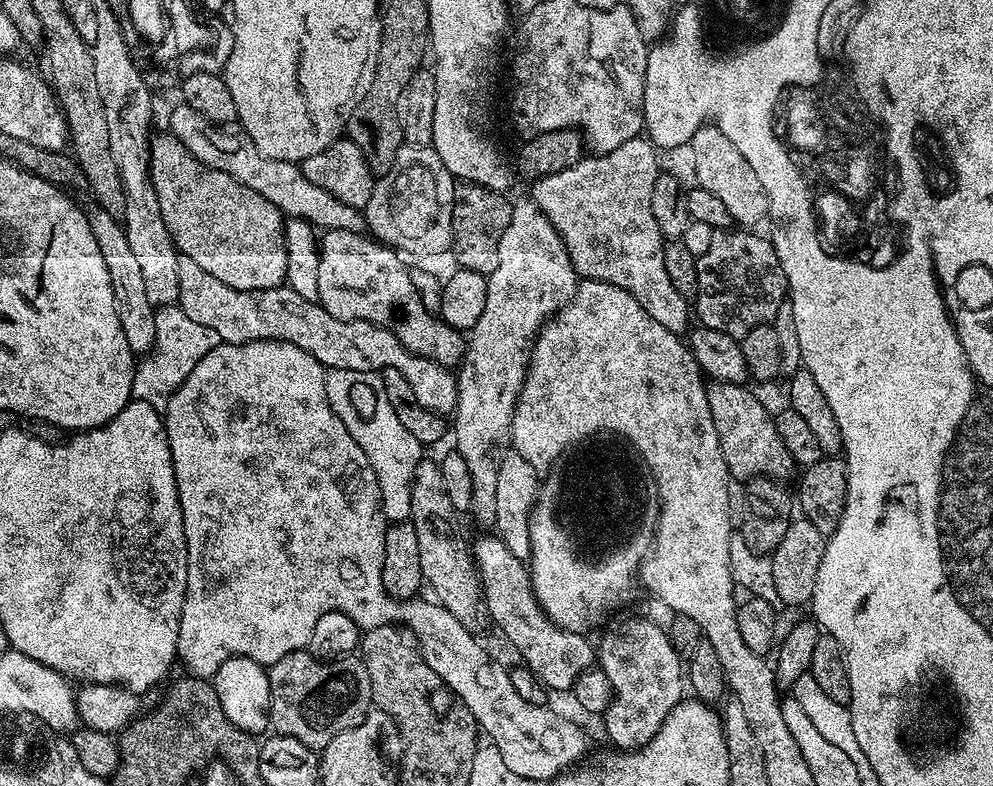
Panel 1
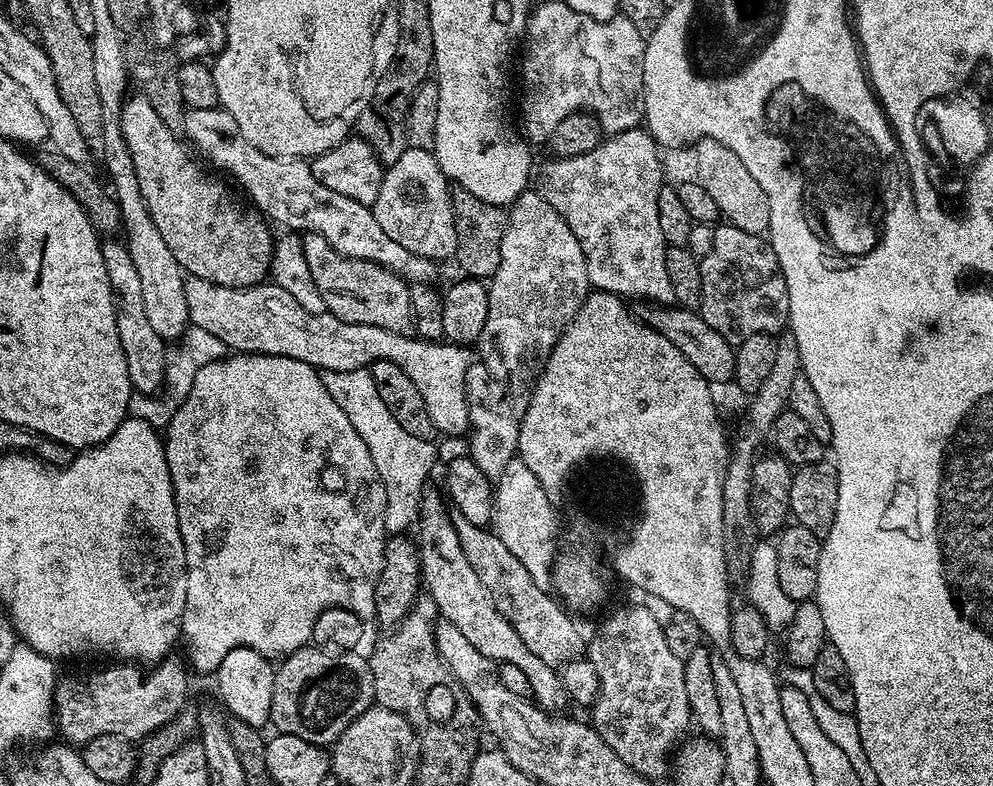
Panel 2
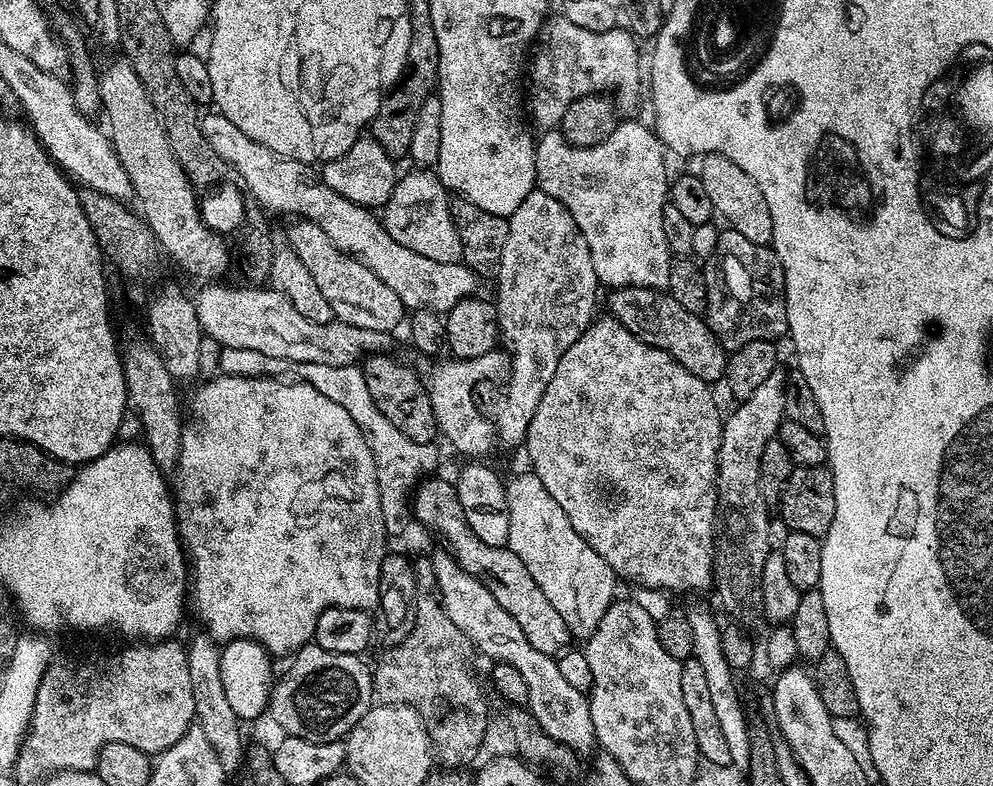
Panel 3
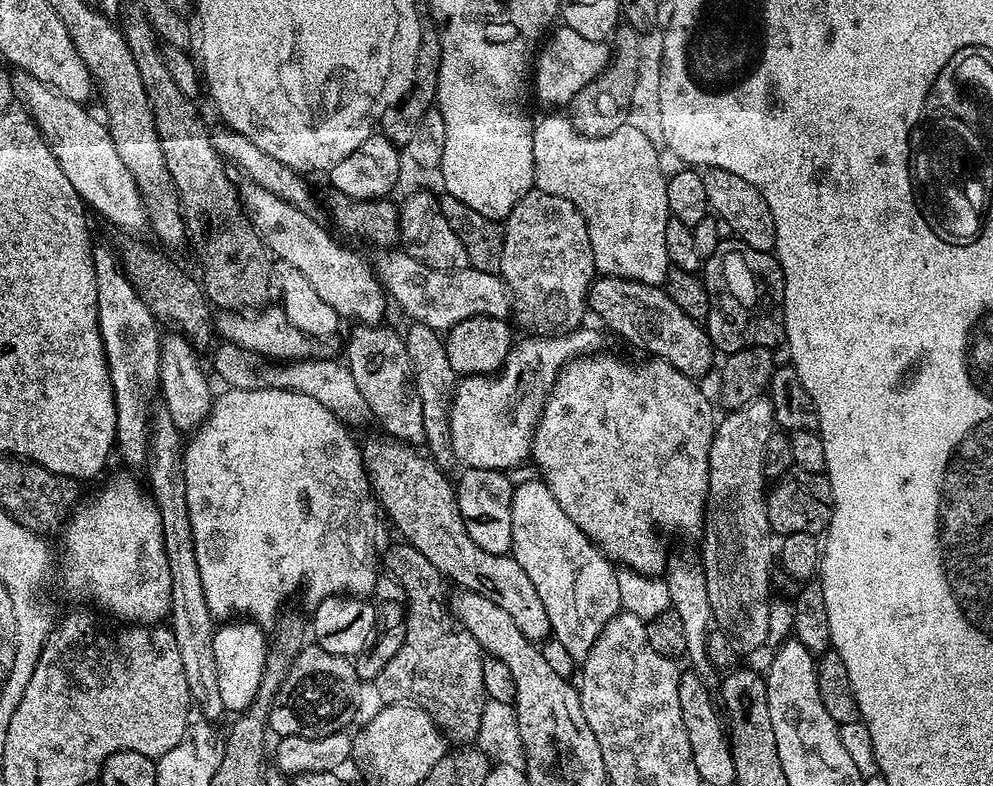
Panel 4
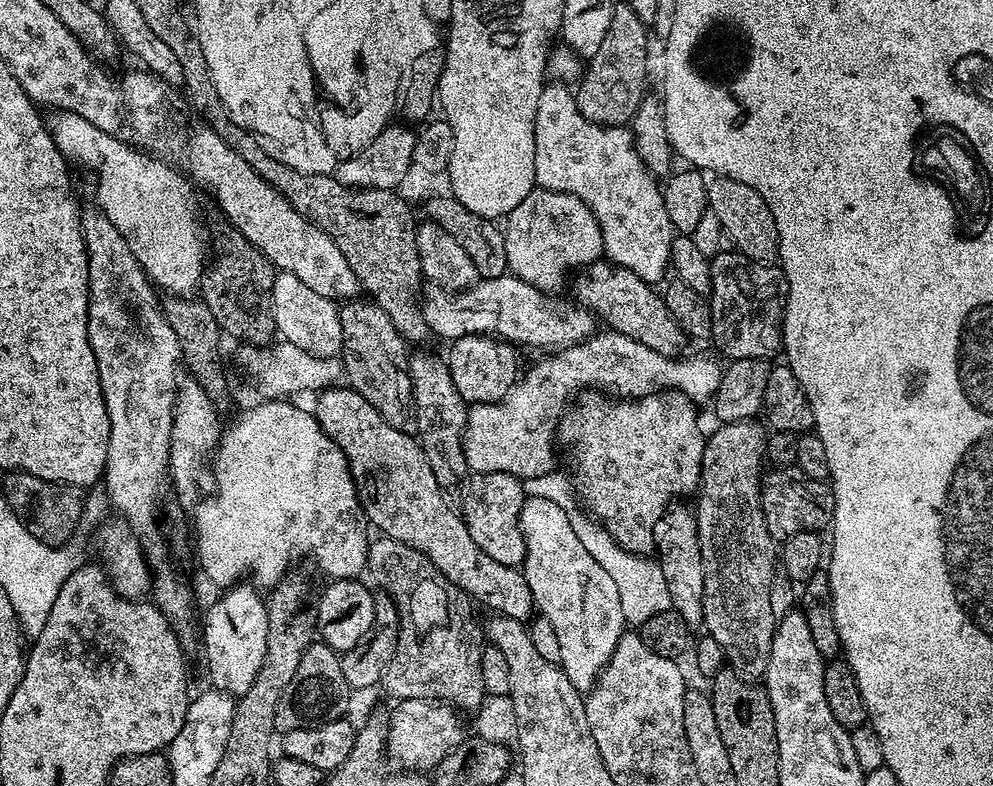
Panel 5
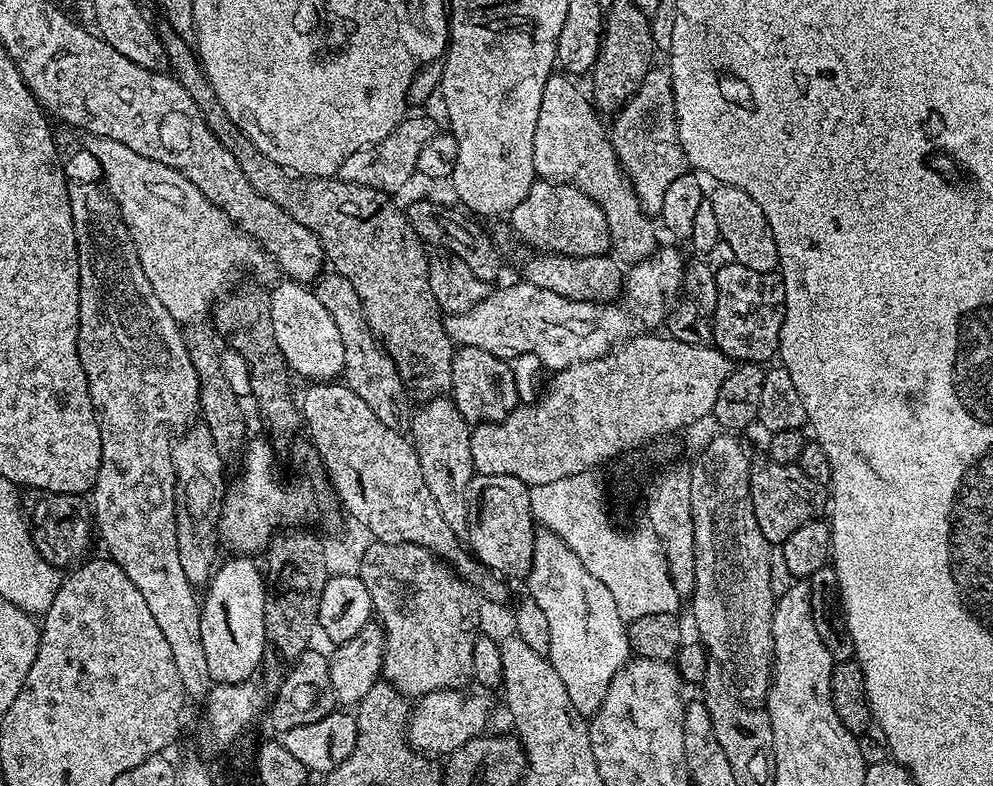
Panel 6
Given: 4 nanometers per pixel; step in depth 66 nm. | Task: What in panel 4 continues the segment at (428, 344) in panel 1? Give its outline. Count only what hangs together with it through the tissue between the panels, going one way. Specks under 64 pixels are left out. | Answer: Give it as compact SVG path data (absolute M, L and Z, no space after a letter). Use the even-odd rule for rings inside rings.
M249 183L248 189L243 189L242 203L244 212L248 220L257 230L262 230L264 245L272 253L277 261L294 266L294 270L302 270L302 275L309 280L310 286L318 293L318 298L326 302L326 306L333 308L345 321L352 320L356 324L380 324L383 321L384 311L390 308L390 300L376 279L376 273L356 252L351 252L348 248L343 248L314 217L305 209L295 208L292 204L287 204L282 198L270 194L260 184Z

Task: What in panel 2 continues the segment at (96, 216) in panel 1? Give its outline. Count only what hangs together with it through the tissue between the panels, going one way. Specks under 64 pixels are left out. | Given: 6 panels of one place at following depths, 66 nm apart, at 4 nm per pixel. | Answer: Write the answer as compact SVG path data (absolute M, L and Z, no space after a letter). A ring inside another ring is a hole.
M108 238L102 244L102 258L110 278L112 299L116 301L118 342L122 342L122 354L126 354L126 366L130 370L130 382L137 393L156 394L165 387L165 368L168 365L169 349L166 341L154 334L154 326L146 319L146 305L142 303L142 281L130 258L127 243Z

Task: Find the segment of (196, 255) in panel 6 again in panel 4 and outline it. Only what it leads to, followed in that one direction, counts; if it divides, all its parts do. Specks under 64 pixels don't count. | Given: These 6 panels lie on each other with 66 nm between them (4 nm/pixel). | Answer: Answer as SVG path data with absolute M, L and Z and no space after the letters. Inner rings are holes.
M16 70L11 73L12 89L20 97L20 103L28 109L38 130L50 146L54 158L58 158L58 166L62 166L62 174L70 178L70 186L80 195L89 209L98 212L118 228L125 228L125 233L136 234L146 224L144 197L140 195L134 180L134 174L126 168L118 150L114 150L114 142L108 133L107 123L103 119L91 116L84 104L74 102L58 90L38 82L30 74Z

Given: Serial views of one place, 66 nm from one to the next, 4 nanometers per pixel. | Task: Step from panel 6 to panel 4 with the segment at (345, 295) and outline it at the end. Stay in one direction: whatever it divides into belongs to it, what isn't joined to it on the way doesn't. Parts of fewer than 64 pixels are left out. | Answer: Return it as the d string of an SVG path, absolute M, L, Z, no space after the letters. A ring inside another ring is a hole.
M356 324L348 340L346 363L354 382L362 394L364 404L376 415L387 435L413 446L424 444L422 398L418 396L416 380L412 376L410 358L406 354L403 335L380 324Z

